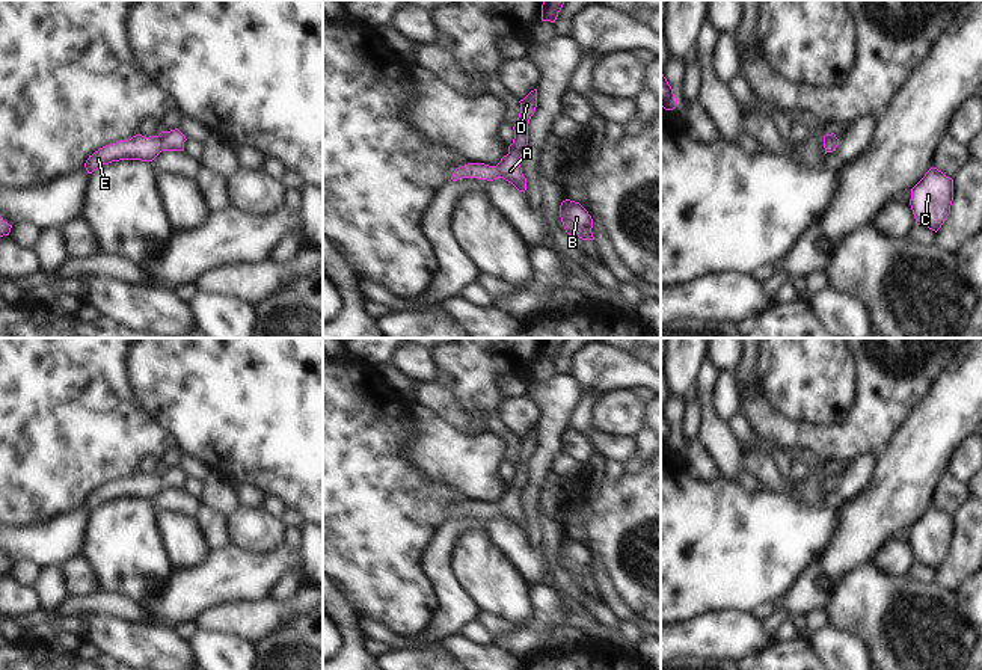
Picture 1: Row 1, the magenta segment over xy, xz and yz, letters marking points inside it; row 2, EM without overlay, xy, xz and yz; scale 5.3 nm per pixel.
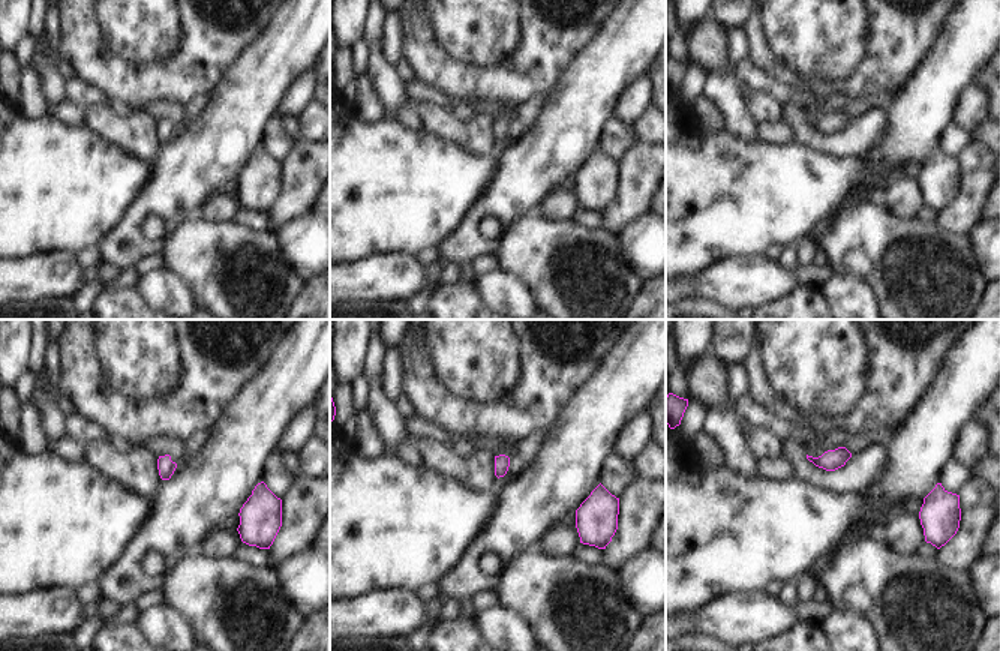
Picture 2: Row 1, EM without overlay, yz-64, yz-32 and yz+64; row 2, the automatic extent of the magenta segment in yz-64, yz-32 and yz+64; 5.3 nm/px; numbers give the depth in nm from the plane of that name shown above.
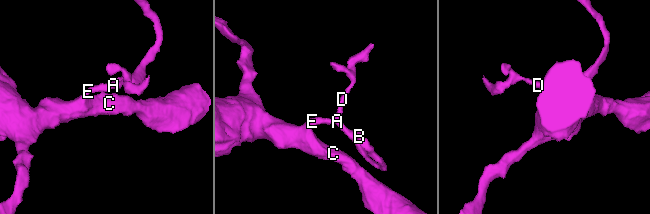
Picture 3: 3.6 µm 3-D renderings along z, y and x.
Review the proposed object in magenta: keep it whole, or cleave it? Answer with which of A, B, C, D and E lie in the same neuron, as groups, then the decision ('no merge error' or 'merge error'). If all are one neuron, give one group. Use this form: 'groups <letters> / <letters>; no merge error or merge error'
groups A B C D E; no merge error

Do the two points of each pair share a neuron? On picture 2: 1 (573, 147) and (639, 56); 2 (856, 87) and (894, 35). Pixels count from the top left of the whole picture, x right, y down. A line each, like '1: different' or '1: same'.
1: same
2: same

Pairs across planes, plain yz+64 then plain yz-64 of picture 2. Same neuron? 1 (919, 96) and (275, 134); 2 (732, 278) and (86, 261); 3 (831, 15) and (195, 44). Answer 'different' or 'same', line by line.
1: different
2: different
3: different

